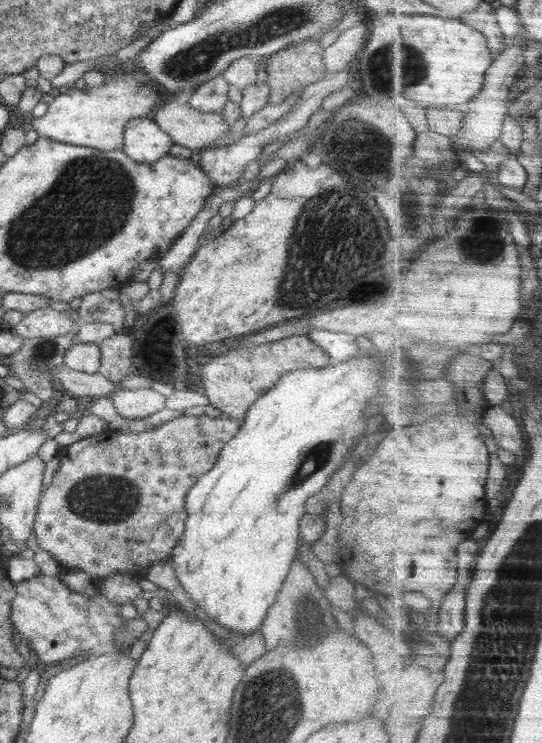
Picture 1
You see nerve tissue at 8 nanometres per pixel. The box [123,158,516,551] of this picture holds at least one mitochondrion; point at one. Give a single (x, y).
(334, 238)

